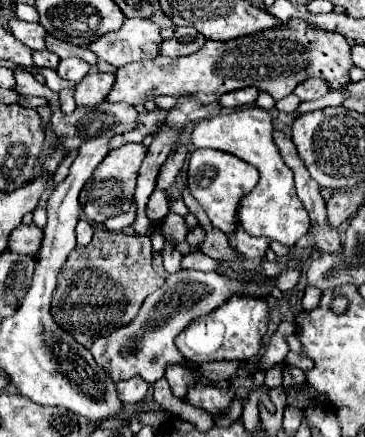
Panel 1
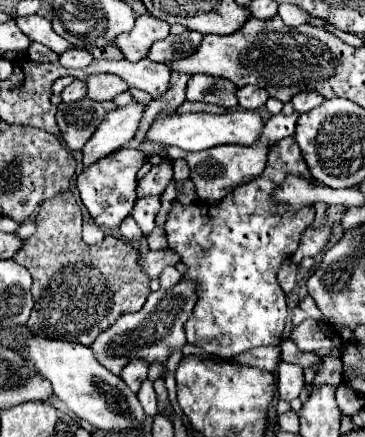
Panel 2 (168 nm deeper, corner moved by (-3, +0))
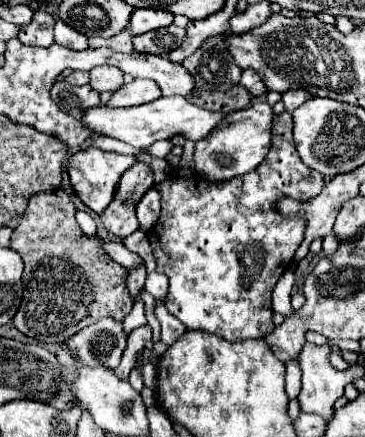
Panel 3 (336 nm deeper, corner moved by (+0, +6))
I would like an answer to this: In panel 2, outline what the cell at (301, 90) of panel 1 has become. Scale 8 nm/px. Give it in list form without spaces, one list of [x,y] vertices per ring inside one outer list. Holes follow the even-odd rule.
[[[300,92],[292,98],[294,110],[298,110],[298,112],[310,112],[312,108],[320,106],[322,102],[324,102],[324,96],[320,96],[318,92]]]

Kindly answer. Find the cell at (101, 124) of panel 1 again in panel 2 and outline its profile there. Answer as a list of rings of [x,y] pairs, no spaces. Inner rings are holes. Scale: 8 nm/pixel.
[[[82,98],[78,102],[62,102],[58,104],[58,126],[64,146],[70,152],[80,152],[86,140],[94,134],[100,120],[112,110],[118,108],[114,102],[94,102],[90,98]]]

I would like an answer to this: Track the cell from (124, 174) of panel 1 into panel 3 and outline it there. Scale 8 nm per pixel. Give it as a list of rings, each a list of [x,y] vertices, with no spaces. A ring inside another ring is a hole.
[[[87,148],[87,150],[75,152],[75,154],[69,158],[69,164],[67,164],[71,188],[73,188],[73,192],[77,194],[77,198],[79,198],[87,208],[91,208],[93,212],[101,214],[101,210],[105,210],[105,206],[109,206],[109,202],[113,200],[113,190],[117,188],[117,182],[119,182],[121,174],[123,174],[129,166],[133,166],[135,162],[137,162],[135,156],[121,156],[121,154],[103,152],[103,150],[97,150],[97,148]]]

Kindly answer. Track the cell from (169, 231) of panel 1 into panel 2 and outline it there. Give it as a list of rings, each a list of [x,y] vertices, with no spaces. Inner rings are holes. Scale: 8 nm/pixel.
[[[284,138],[276,142],[270,148],[268,164],[264,172],[250,180],[244,186],[238,186],[234,192],[230,192],[220,204],[188,204],[182,206],[178,202],[172,204],[172,210],[166,220],[166,238],[170,248],[174,248],[182,262],[188,266],[188,272],[184,278],[192,278],[200,284],[198,302],[192,312],[192,316],[186,322],[186,338],[188,344],[202,348],[210,356],[222,356],[230,358],[236,354],[242,354],[246,350],[258,348],[258,346],[272,346],[280,342],[284,324],[286,324],[286,296],[282,288],[276,282],[276,272],[282,264],[282,260],[290,258],[300,242],[300,232],[308,228],[308,224],[314,222],[314,208],[306,206],[302,212],[288,212],[280,216],[280,208],[274,208],[270,200],[272,190],[284,180],[286,174],[300,174],[304,178],[310,178],[308,166],[300,154],[300,148],[294,138]]]

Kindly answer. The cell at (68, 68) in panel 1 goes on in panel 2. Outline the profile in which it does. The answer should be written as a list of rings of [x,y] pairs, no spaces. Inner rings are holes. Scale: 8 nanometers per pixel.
[[[68,50],[68,52],[64,52],[64,54],[60,54],[60,64],[64,66],[64,68],[88,68],[88,64],[92,62],[94,58],[92,58],[92,54],[90,52],[86,52],[86,50]]]

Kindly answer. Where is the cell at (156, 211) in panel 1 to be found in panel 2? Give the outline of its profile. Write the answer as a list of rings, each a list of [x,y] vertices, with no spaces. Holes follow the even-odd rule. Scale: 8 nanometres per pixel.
[[[144,196],[136,200],[130,216],[136,220],[136,224],[142,228],[144,234],[150,234],[150,230],[154,228],[154,218],[158,210],[160,210],[160,196]]]

